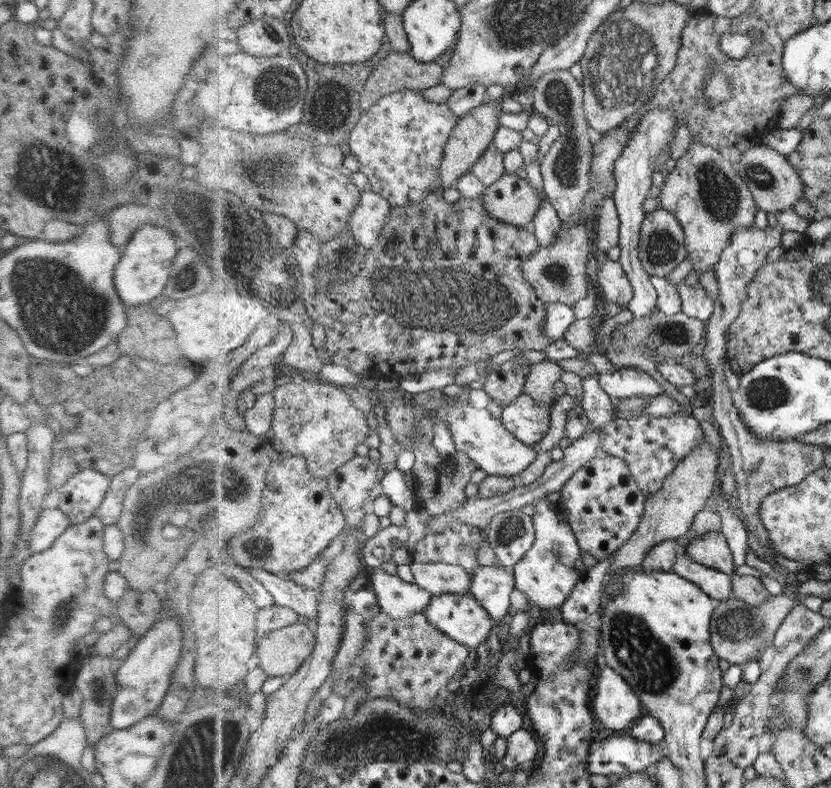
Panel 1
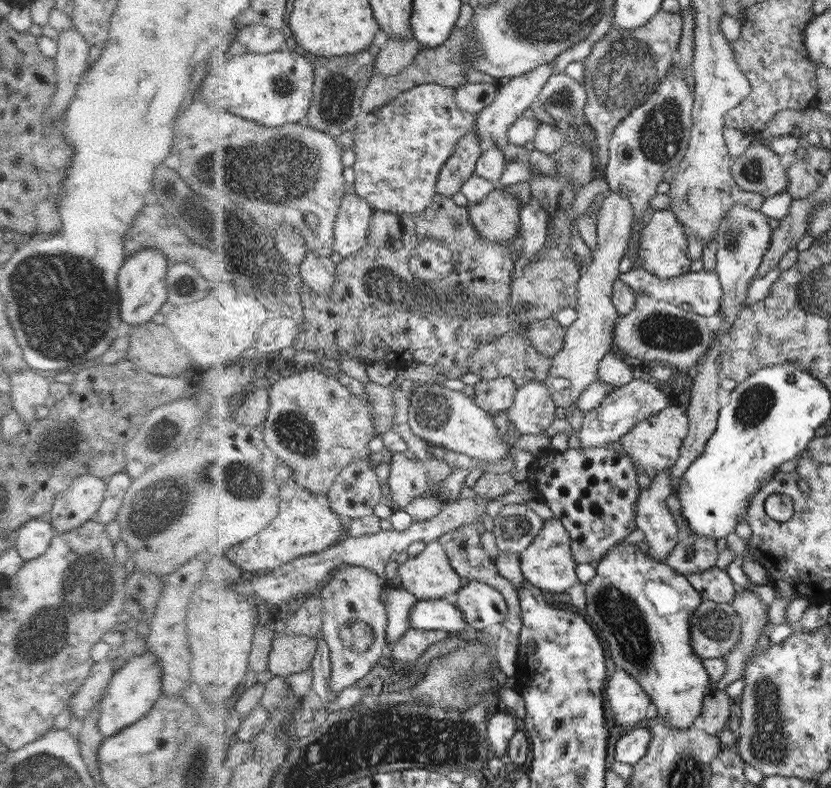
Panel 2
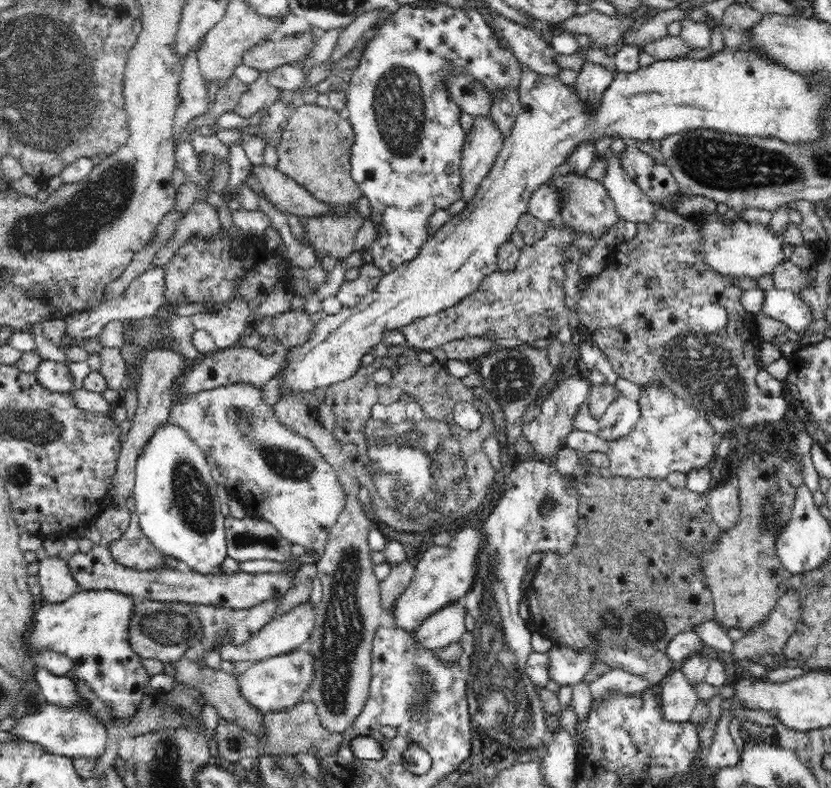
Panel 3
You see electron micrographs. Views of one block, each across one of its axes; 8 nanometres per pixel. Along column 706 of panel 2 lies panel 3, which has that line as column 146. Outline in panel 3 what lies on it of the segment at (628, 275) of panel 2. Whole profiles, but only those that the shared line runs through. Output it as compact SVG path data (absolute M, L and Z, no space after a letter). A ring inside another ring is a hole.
M164 266L152 267L144 274L140 274L138 278L134 278L122 296L102 301L100 304L97 303L90 310L72 313L64 320L66 335L70 339L70 347L79 347L81 341L99 337L106 324L112 320L139 321L141 318L154 316L160 306L166 303L165 286Z

